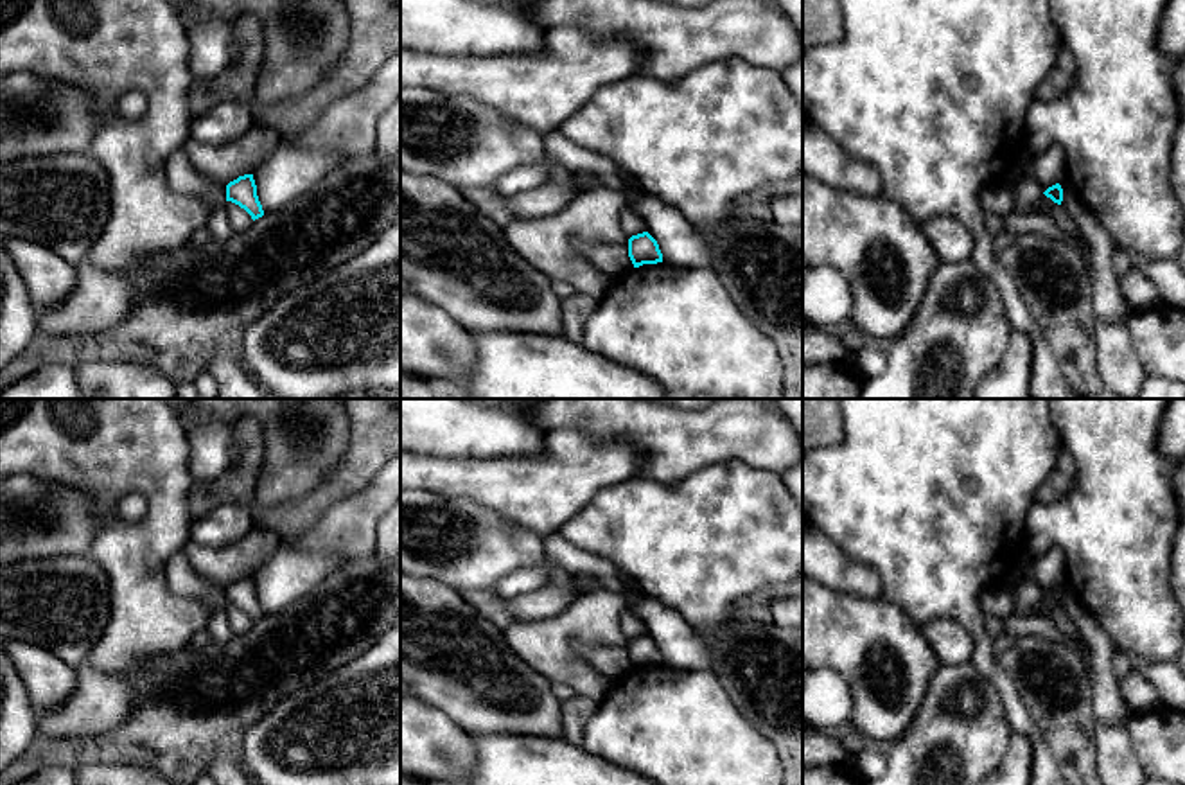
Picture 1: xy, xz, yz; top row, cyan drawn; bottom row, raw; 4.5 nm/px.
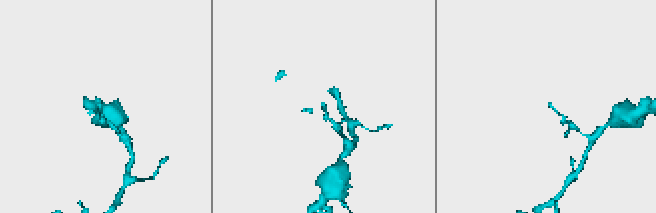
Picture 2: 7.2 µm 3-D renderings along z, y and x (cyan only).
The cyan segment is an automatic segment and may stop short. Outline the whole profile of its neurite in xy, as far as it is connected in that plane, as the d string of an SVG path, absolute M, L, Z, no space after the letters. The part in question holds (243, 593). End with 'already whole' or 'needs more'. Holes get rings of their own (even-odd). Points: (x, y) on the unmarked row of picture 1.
M244 577L230 584L226 587L226 604L232 604L244 611L253 623L264 618L253 577Z; already whole

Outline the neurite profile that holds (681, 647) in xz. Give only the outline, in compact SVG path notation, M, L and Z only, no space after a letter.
M645 596L634 613L657 643L664 665L677 670L711 668L711 648L677 611Z

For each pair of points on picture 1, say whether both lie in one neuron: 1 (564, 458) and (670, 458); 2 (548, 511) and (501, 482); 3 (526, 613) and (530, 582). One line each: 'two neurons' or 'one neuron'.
1: two neurons
2: one neuron
3: two neurons

